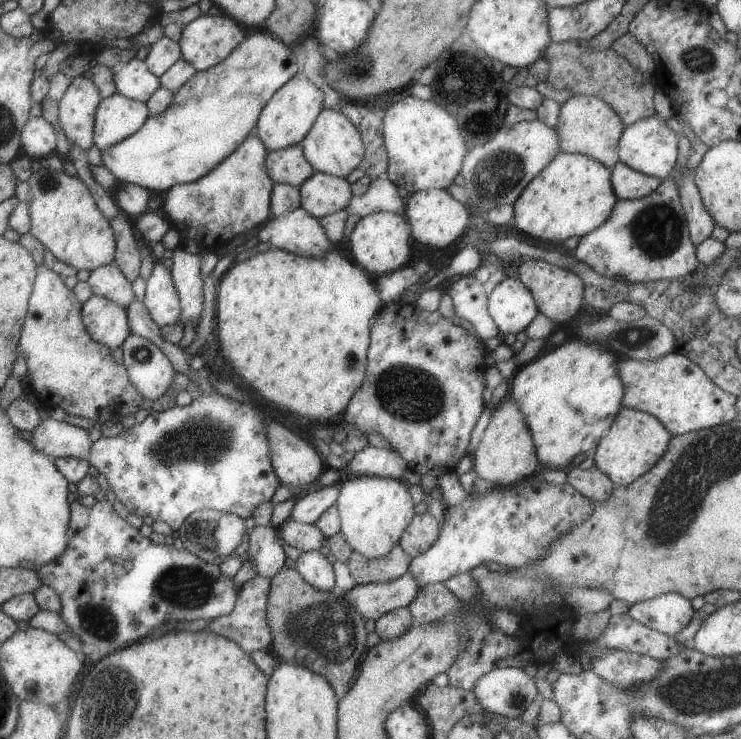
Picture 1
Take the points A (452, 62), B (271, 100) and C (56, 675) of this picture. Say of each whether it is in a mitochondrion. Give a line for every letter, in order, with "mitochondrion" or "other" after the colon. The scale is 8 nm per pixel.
A: other
B: other
C: other

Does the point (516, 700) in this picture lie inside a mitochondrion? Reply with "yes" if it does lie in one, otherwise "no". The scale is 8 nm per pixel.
yes

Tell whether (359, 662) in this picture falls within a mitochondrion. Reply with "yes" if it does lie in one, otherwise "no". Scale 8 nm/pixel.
no

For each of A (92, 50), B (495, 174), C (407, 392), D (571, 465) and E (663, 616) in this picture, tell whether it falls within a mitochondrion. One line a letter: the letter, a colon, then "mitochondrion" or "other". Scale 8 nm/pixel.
A: other
B: mitochondrion
C: mitochondrion
D: other
E: other

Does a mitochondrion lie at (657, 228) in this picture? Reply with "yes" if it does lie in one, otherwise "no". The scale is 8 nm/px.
yes

